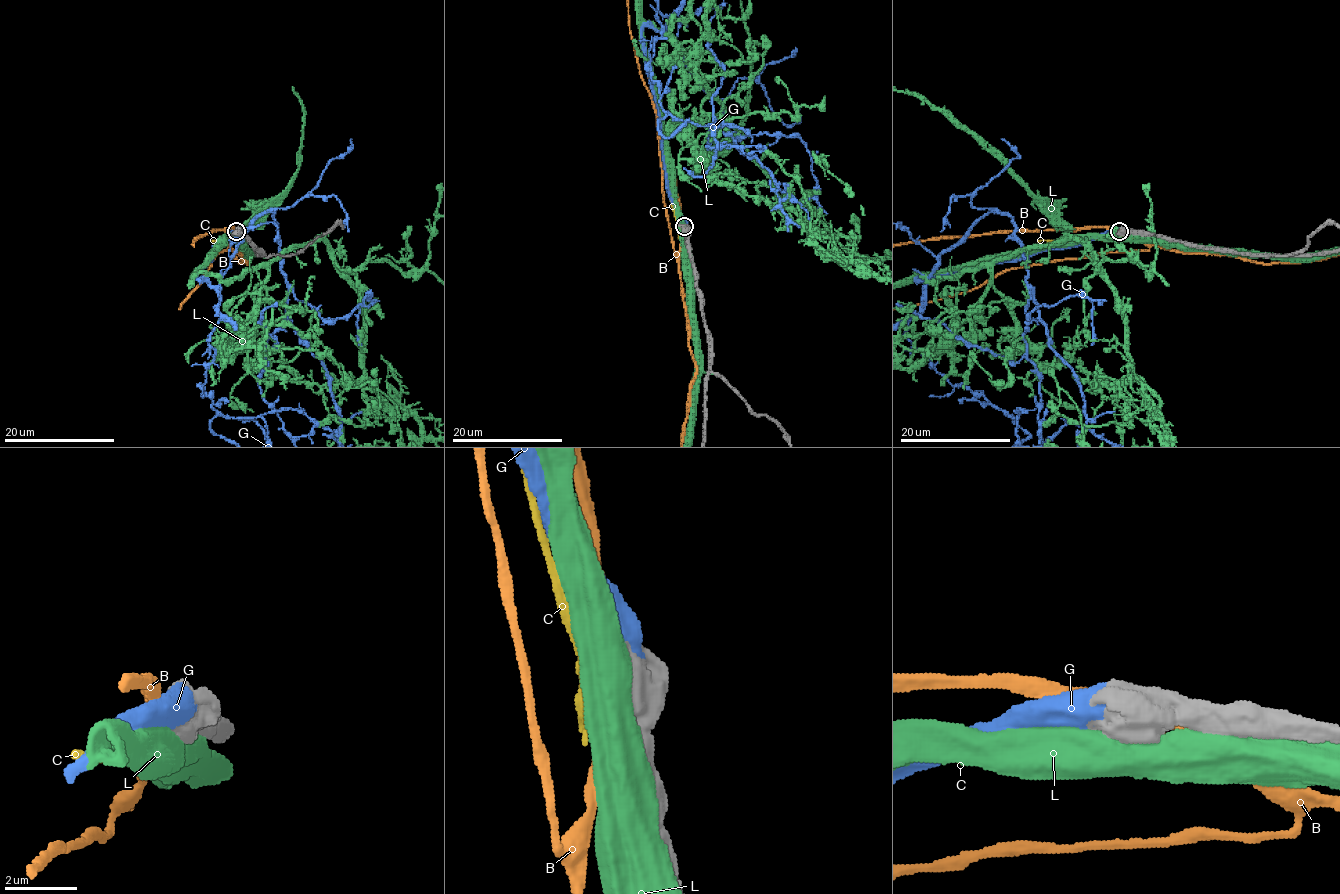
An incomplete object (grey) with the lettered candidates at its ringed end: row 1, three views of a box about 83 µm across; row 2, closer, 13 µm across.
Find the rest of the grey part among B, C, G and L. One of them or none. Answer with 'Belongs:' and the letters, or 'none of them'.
Belongs: G

